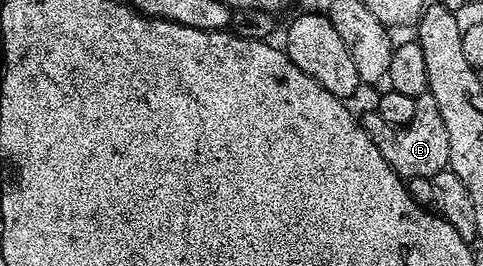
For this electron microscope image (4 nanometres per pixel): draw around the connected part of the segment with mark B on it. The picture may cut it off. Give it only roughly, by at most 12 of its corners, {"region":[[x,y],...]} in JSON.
{"region":[[432,94],[414,120],[362,125],[401,178],[432,179],[449,169],[450,136]]}

